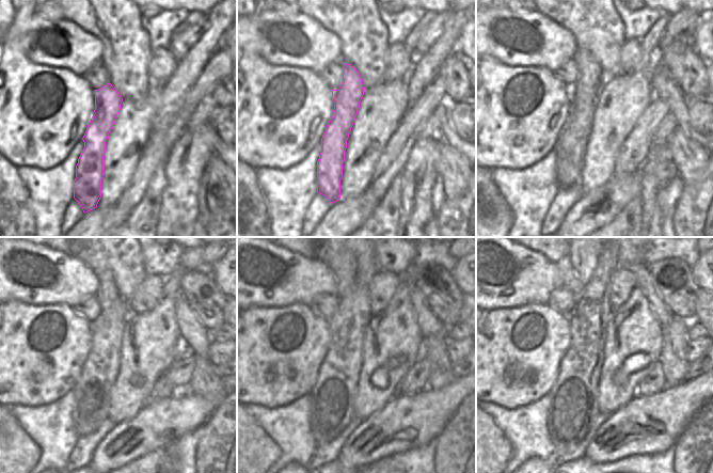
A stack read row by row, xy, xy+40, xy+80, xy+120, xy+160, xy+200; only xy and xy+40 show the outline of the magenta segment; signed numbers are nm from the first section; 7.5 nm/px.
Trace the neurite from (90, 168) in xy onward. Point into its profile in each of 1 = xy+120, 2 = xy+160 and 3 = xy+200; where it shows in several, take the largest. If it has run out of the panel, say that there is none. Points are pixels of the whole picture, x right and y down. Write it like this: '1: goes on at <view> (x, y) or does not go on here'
1: goes on at xy+120 (108, 296)
2: goes on at xy+160 (344, 265)
3: goes on at xy+200 (583, 258)

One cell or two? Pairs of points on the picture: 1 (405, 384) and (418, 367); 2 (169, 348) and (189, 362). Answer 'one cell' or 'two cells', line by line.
1: one cell
2: two cells

